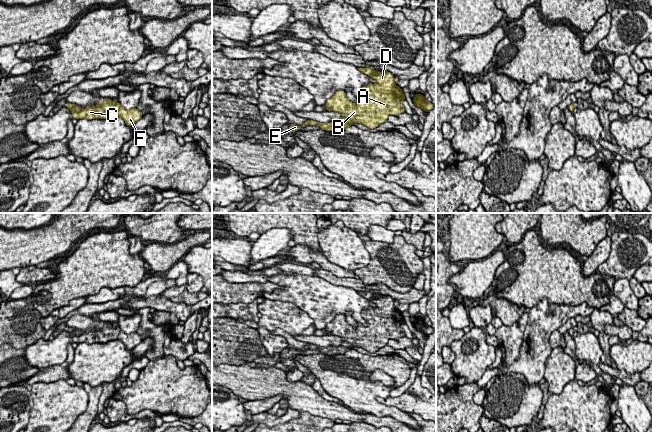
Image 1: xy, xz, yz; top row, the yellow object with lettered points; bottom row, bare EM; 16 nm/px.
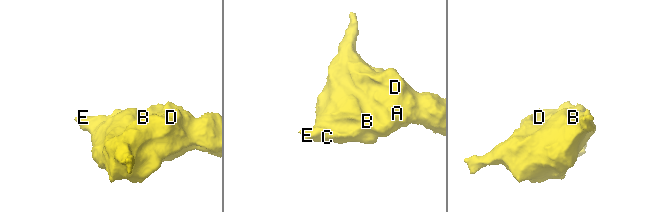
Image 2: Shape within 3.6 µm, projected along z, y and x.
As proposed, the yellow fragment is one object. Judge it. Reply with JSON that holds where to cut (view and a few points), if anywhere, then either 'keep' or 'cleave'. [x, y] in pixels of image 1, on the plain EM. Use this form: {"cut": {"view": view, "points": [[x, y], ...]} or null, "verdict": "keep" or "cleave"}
{"cut": null, "verdict": "keep"}

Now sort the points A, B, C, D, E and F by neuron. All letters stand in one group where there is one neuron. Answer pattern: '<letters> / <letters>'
A B C D E F

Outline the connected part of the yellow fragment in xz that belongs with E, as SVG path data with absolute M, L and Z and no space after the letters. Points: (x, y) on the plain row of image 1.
M374 291L358 292L362 297L376 304L375 308L362 311L362 317L369 324L364 326L357 323L353 328L347 321L346 316L339 314L327 324L324 329L327 334L341 337L343 342L337 347L320 347L307 344L302 350L290 348L292 357L307 349L318 349L326 355L345 354L354 347L360 347L374 353L387 345L390 339L398 339L405 336L402 324L406 324L402 313L394 307L394 300L388 296L374 296Z

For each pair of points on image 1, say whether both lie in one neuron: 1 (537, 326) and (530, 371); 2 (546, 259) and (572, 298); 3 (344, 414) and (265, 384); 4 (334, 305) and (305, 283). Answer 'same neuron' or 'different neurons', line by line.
1: same neuron
2: same neuron
3: same neuron
4: same neuron

